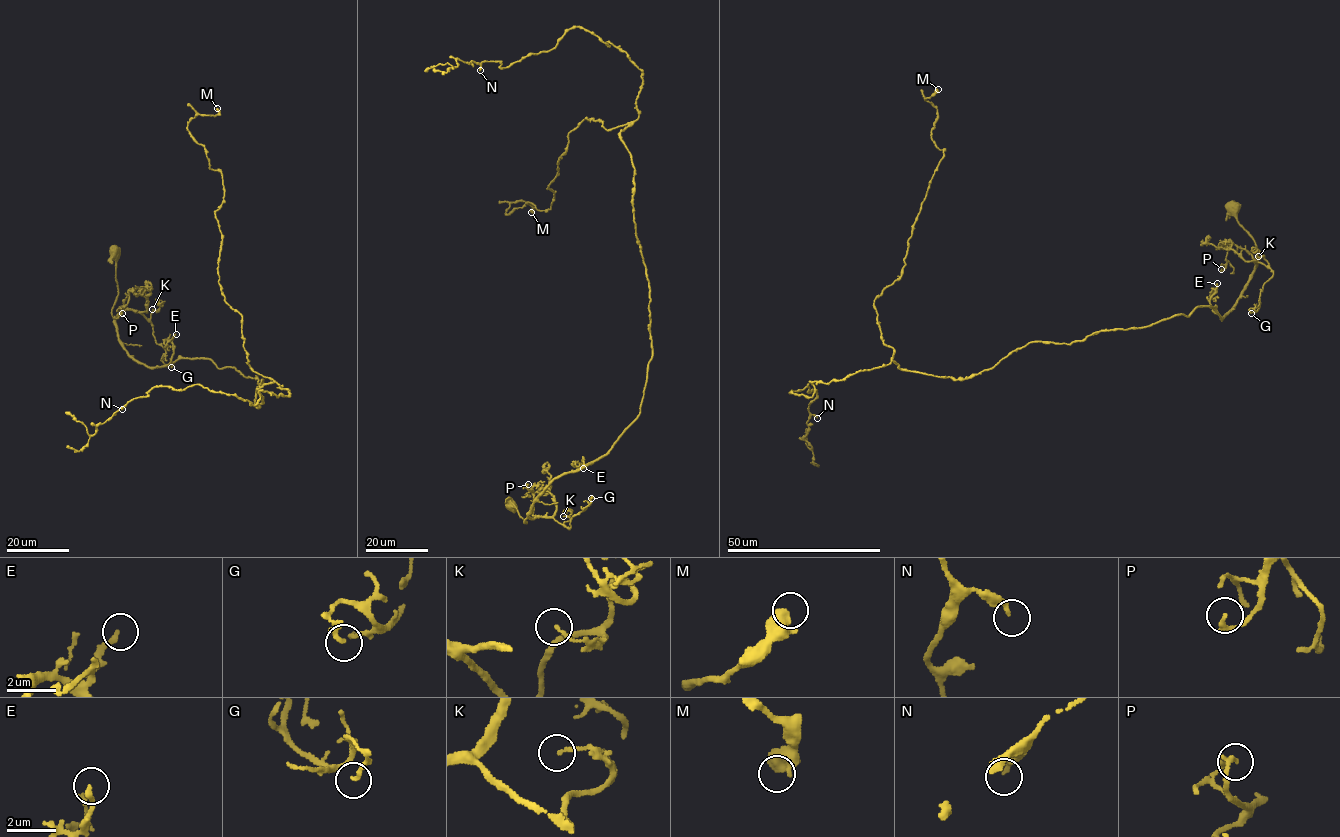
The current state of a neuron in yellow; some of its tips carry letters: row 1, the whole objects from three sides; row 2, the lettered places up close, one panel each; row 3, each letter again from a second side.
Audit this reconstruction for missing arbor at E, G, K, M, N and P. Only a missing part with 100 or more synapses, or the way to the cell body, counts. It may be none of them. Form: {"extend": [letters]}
{"extend": []}

